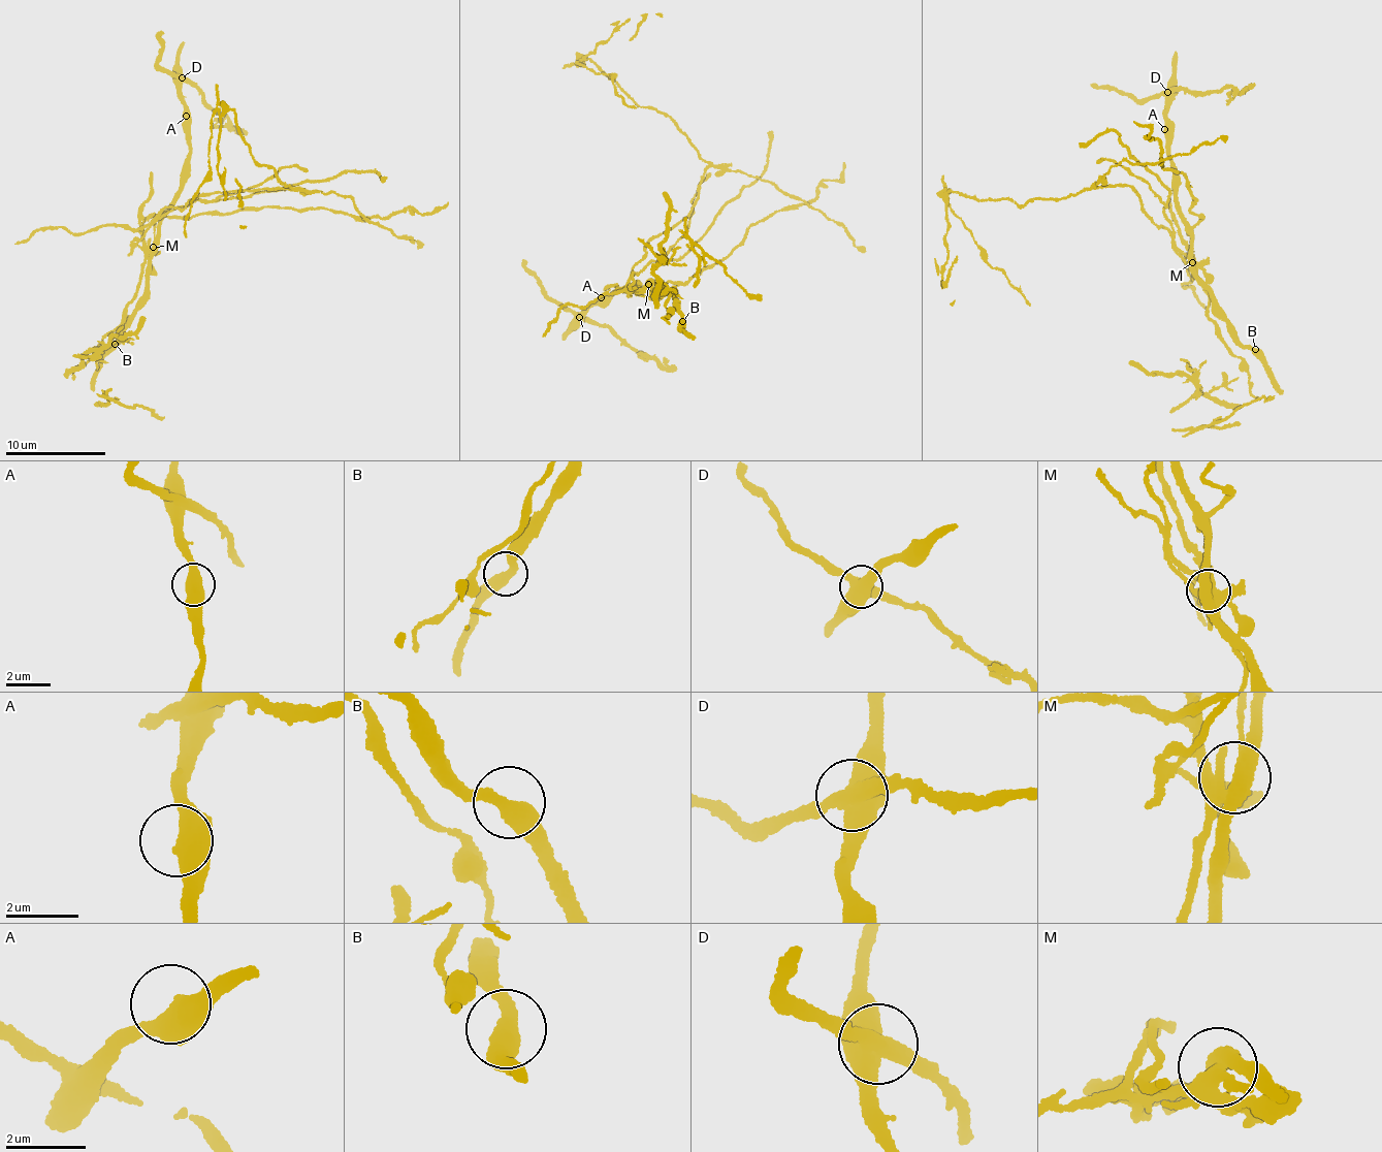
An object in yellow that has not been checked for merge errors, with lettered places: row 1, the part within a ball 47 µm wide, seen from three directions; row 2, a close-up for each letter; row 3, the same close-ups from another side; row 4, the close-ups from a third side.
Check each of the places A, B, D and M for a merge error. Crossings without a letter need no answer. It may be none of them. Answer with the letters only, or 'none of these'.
D, M

